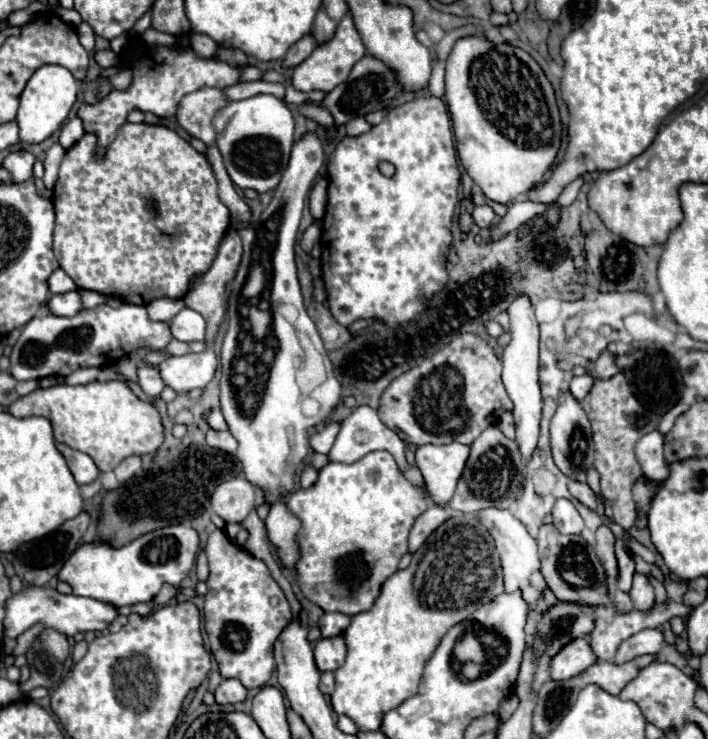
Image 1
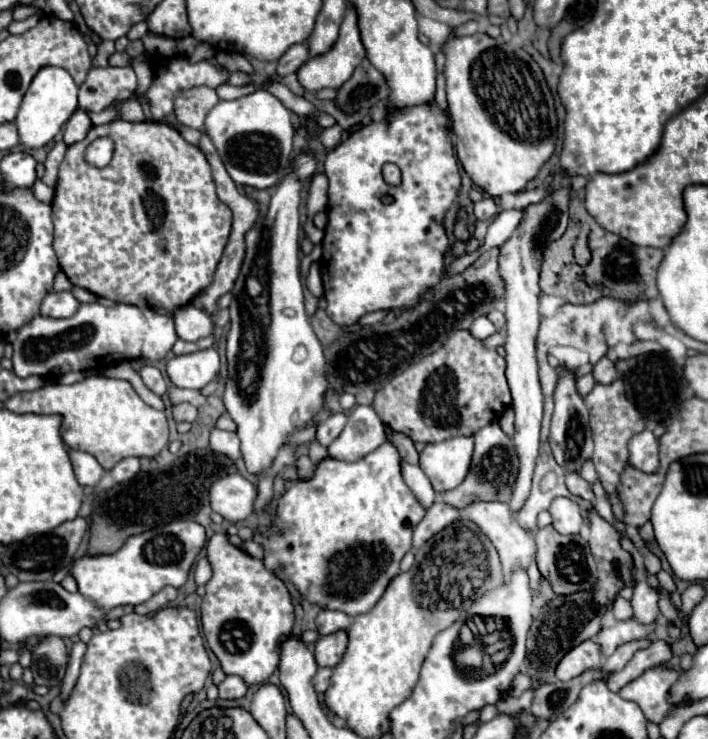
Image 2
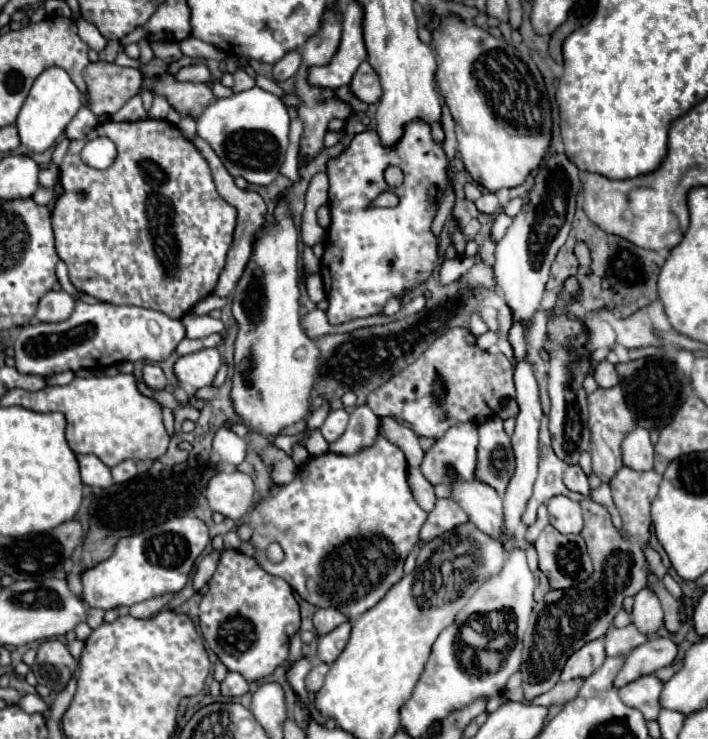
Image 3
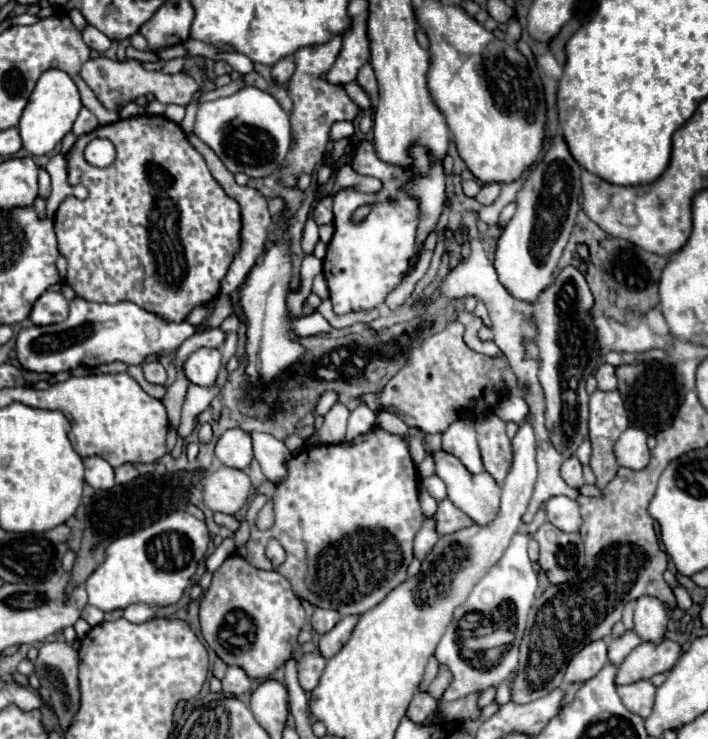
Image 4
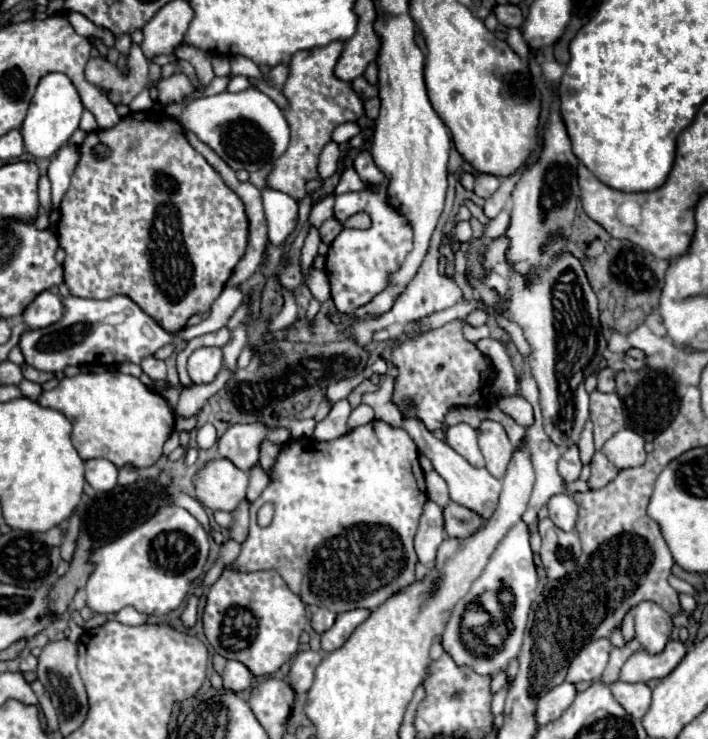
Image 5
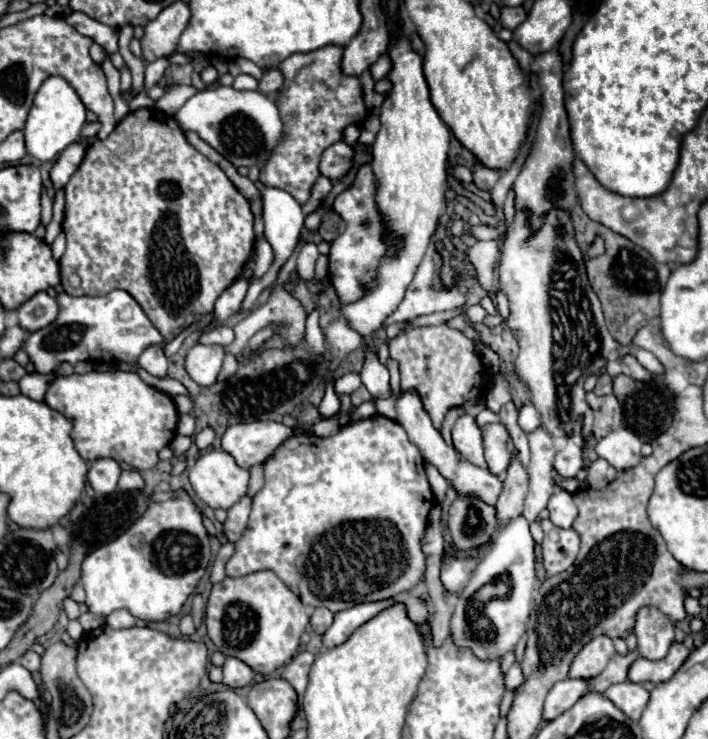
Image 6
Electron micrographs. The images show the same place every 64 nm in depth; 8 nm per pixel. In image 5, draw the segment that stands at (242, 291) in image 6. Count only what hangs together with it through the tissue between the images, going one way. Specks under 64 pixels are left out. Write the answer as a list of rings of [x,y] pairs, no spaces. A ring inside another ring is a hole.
[[[238,286],[226,288],[214,300],[206,320],[202,320],[198,326],[184,328],[176,334],[168,334],[128,296],[120,294],[108,300],[88,300],[88,298],[68,296],[62,300],[64,316],[58,322],[54,322],[50,328],[26,330],[20,338],[20,350],[26,358],[26,364],[34,366],[40,372],[60,372],[66,366],[82,366],[82,364],[122,364],[122,362],[140,364],[144,356],[154,354],[158,348],[170,342],[178,344],[180,340],[192,340],[196,336],[220,330],[222,326],[226,326],[228,318],[242,304],[242,298],[244,294]]]

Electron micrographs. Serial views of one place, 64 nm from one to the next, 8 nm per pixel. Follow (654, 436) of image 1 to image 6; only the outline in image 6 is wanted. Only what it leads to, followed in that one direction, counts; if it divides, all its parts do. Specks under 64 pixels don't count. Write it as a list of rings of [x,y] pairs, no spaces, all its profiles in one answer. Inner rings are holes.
[[[624,428],[610,432],[608,436],[600,438],[594,446],[596,454],[604,458],[608,464],[612,464],[616,470],[628,470],[636,466],[642,460],[640,448],[642,448],[640,438]]]

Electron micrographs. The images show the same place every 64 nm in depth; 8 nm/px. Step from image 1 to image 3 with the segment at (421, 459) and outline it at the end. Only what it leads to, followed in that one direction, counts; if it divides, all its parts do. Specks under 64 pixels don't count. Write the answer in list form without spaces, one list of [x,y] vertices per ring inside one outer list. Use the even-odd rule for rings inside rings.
[[[456,424],[426,452],[420,470],[428,482],[440,484],[446,480],[446,466],[452,464],[460,478],[470,480],[476,472],[476,446],[476,424]]]

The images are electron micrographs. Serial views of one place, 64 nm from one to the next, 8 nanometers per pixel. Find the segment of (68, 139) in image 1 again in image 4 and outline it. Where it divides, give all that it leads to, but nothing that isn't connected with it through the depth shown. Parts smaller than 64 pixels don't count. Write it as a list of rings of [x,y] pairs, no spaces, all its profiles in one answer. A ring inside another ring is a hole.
[[[82,108],[80,114],[78,114],[78,120],[74,122],[72,132],[78,134],[78,136],[82,136],[82,134],[88,134],[88,132],[92,132],[92,130],[96,130],[96,128],[98,128],[96,116],[94,116],[88,108]]]

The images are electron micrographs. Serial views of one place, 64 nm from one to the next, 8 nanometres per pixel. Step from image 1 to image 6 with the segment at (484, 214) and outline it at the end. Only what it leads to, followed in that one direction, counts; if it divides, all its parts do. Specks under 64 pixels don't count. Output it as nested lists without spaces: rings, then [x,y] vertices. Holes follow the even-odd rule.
[[[474,160],[472,176],[474,176],[474,184],[476,184],[478,188],[482,188],[482,190],[490,190],[490,188],[494,188],[494,184],[498,182],[498,170],[486,168],[486,166],[480,164],[478,160]]]

